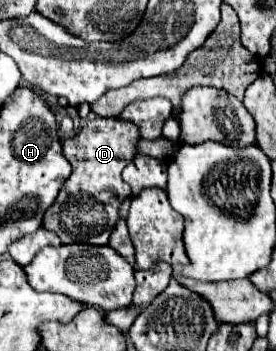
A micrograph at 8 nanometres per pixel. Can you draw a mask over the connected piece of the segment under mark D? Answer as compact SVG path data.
M95 118L77 136L63 140L63 154L73 166L73 172L59 190L55 204L45 212L43 228L55 232L63 244L107 244L119 218L119 206L131 194L121 172L135 158L139 138L139 128L127 120Z

